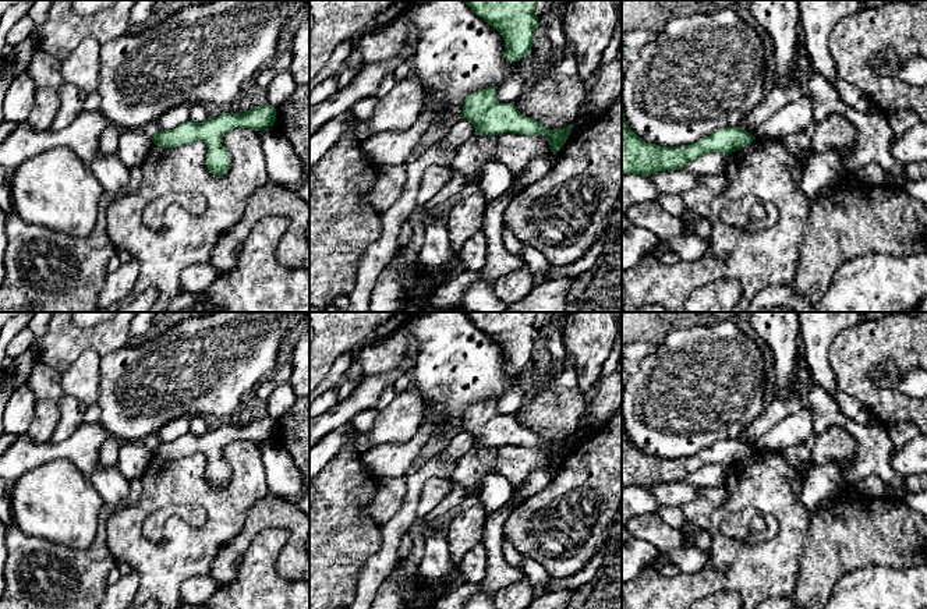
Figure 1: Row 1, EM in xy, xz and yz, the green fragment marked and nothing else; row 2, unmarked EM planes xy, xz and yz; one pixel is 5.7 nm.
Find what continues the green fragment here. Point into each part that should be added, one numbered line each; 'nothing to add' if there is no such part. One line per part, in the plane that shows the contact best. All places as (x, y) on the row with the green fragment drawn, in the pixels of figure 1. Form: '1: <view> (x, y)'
nothing to add

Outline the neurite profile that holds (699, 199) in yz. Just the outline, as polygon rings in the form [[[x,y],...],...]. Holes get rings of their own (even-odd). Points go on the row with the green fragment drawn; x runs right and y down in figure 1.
[[[725,174],[701,176],[698,184],[682,192],[686,209],[708,219],[712,202],[721,196],[728,187]]]

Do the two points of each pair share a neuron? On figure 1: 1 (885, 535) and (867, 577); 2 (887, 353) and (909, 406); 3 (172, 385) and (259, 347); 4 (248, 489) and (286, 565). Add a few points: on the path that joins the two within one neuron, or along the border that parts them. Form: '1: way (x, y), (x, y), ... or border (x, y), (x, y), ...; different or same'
1: border (905, 567), (862, 566), (842, 576); different
2: way (867, 368), (864, 371), (864, 382), (890, 406); same
3: way (194, 368), (207, 365), (237, 347); same
4: border (269, 491), (248, 510), (240, 533); different

